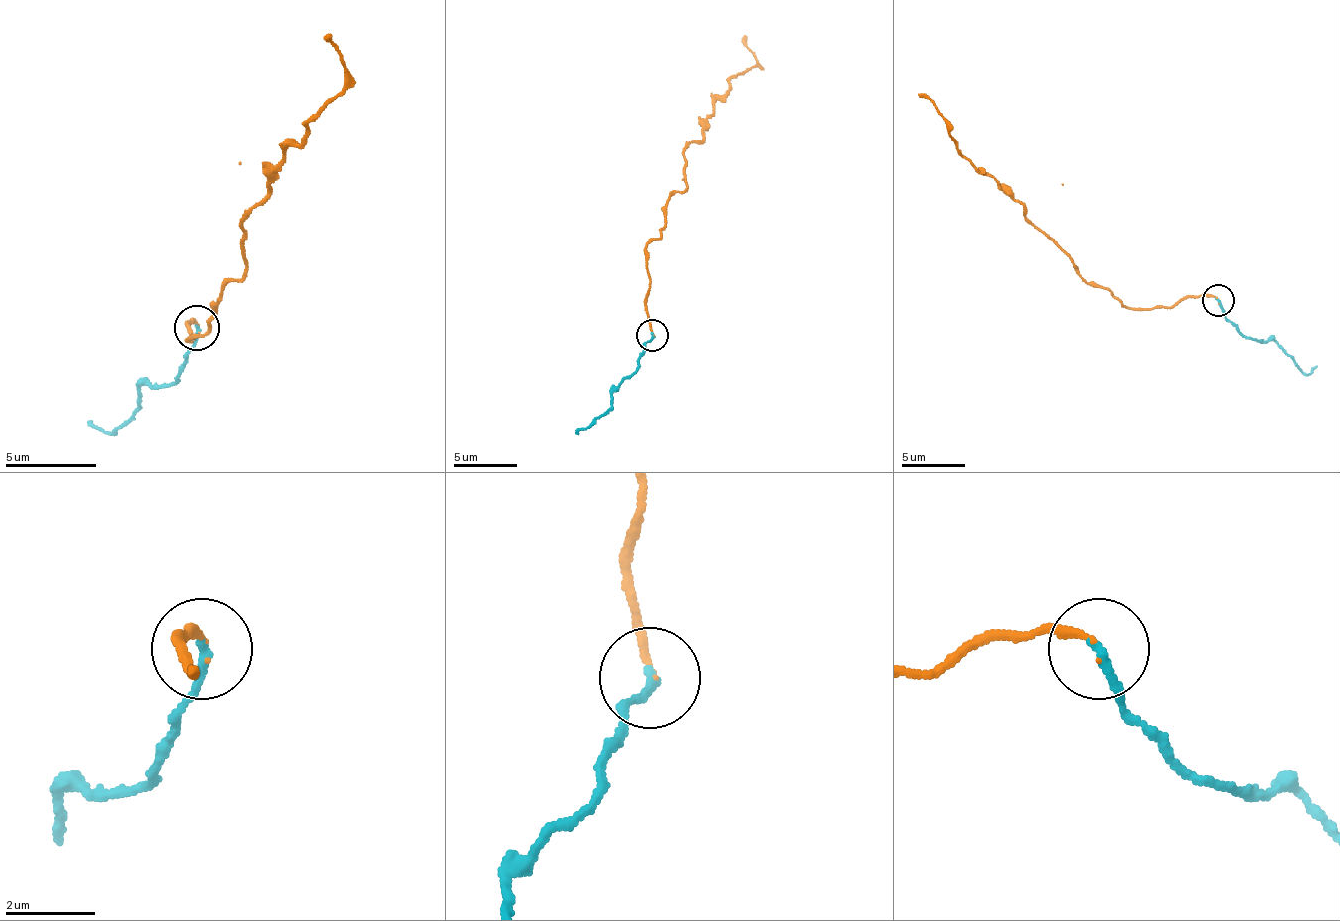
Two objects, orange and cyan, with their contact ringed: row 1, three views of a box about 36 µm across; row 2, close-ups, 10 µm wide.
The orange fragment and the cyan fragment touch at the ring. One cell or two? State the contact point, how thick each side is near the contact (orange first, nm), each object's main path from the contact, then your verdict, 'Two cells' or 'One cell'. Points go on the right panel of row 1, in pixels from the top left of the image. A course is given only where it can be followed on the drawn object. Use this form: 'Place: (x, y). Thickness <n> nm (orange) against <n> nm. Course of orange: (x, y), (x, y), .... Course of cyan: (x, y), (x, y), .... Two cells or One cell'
Place: (1218, 300). Thickness 150 nm (orange) against 220 nm. Course of orange: (1218, 299), (1182, 296), (1173, 306), (1128, 309), (1086, 280), (965, 155), (946, 130), (946, 117), (917, 95). Course of cyan: (1218, 299), (1221, 312), (1250, 338), (1275, 341), (1304, 373), (1317, 367). One cell

